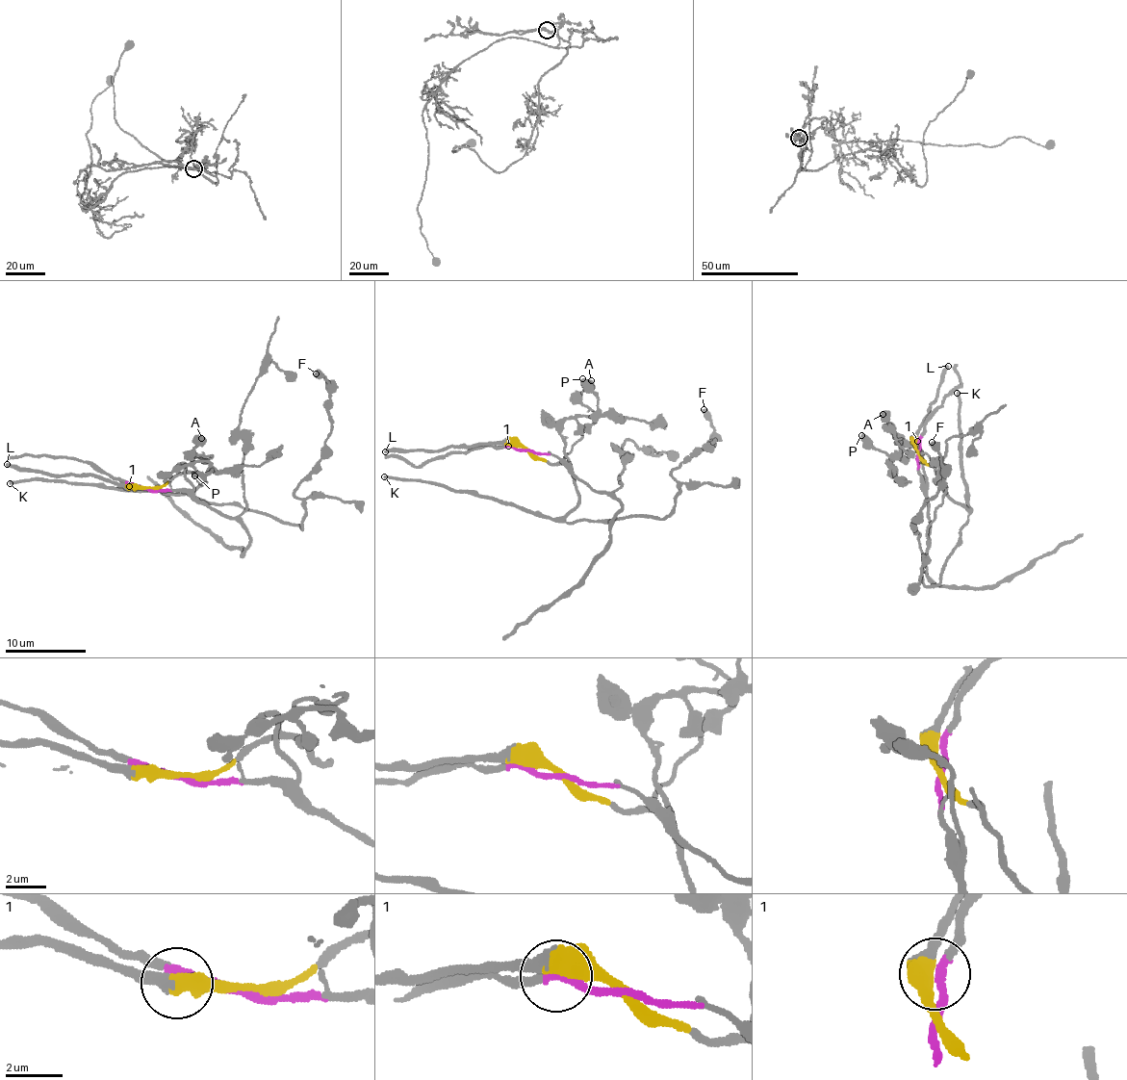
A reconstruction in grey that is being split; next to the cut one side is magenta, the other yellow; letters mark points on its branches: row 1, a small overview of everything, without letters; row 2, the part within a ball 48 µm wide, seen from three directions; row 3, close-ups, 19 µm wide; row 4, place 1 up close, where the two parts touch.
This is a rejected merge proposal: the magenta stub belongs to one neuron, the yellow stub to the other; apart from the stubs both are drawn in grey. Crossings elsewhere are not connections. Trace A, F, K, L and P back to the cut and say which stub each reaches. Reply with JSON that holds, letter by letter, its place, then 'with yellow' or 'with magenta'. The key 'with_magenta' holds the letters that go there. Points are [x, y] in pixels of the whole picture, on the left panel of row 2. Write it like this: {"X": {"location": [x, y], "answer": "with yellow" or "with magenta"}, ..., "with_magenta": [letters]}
{"A": {"location": [201, 438], "answer": "with yellow"}, "F": {"location": [316, 373], "answer": "with yellow"}, "K": {"location": [10, 483], "answer": "with yellow"}, "L": {"location": [7, 464], "answer": "with yellow"}, "P": {"location": [194, 475], "answer": "with magenta"}, "with_magenta": ["P"]}

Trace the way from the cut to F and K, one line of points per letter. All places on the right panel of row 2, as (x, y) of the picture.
F: (917, 453), (968, 514), (939, 583), (928, 586), (914, 521), (941, 483), (942, 462), (931, 441)
K: (917, 453), (926, 466), (934, 466), (951, 498), (969, 507), (960, 451), (960, 396), (957, 394)

